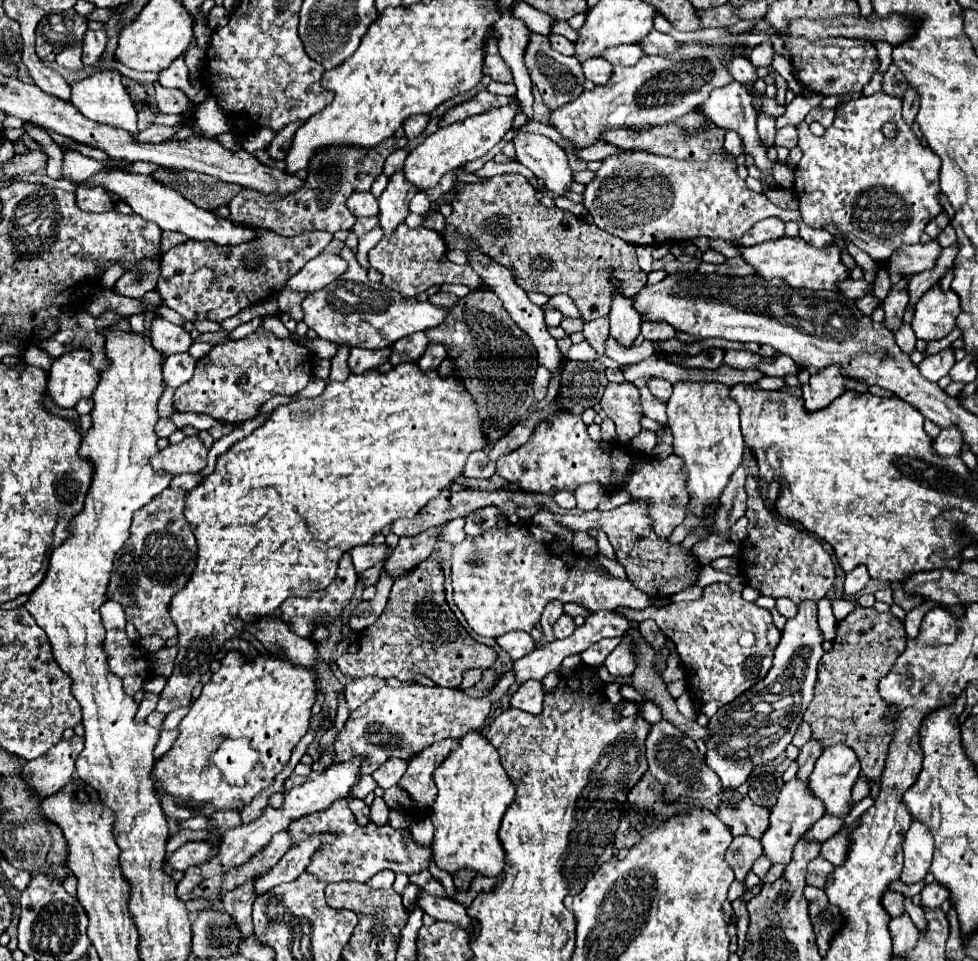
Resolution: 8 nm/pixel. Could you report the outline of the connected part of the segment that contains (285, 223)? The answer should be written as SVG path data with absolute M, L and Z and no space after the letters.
M387 139L383 145L375 145L375 149L363 149L357 145L327 145L313 153L311 163L307 167L307 179L301 189L289 195L265 195L257 193L255 189L243 189L237 197L231 199L231 221L233 223L245 223L253 227L271 229L285 237L295 237L305 231L327 231L337 233L341 229L351 229L357 221L355 215L347 209L345 201L355 191L369 191L373 185L373 179L381 175L385 159L407 145L407 139Z

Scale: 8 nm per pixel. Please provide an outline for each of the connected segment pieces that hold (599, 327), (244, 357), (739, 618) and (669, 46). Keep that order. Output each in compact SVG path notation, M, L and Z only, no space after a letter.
M599 317L599 319L595 319L595 321L585 323L583 335L585 335L585 341L595 349L597 355L605 355L605 341L607 341L607 337L609 337L607 317Z
M259 327L239 341L215 345L209 355L197 361L191 381L175 391L173 405L177 411L193 411L211 415L223 423L243 423L259 413L259 407L275 395L295 395L309 379L313 355L305 345L291 339L279 339L267 329Z
M713 583L705 587L699 601L669 603L663 609L647 607L643 611L617 611L637 623L653 619L675 643L685 667L687 685L691 687L689 693L699 711L707 717L713 717L723 705L737 699L767 675L771 669L773 651L781 639L781 631L773 625L769 611L745 601L741 593L733 593L727 583Z
M655 29L643 41L639 41L639 45L649 55L663 55L663 53L673 53L675 51L673 39L669 35L665 35L665 33L655 31Z

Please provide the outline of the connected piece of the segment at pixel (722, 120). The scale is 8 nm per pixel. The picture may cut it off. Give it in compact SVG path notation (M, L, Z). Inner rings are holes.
M733 81L731 85L723 87L723 89L715 89L711 93L711 97L699 107L703 109L703 113L707 113L707 119L709 121L715 121L715 125L727 129L727 131L737 131L741 137L743 137L743 143L745 143L745 149L747 153L755 159L755 165L761 169L761 171L767 171L771 173L771 167L773 167L773 161L767 159L767 149L759 145L759 135L757 135L757 113L751 105L751 93L747 91L745 85Z

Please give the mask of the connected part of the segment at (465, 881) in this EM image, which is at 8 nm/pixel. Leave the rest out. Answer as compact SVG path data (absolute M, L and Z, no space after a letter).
M461 869L459 873L455 873L455 875L453 875L453 879L455 879L455 887L457 887L459 891L467 891L467 889L471 887L471 881L473 881L473 877L475 877L475 875L477 875L475 871Z

